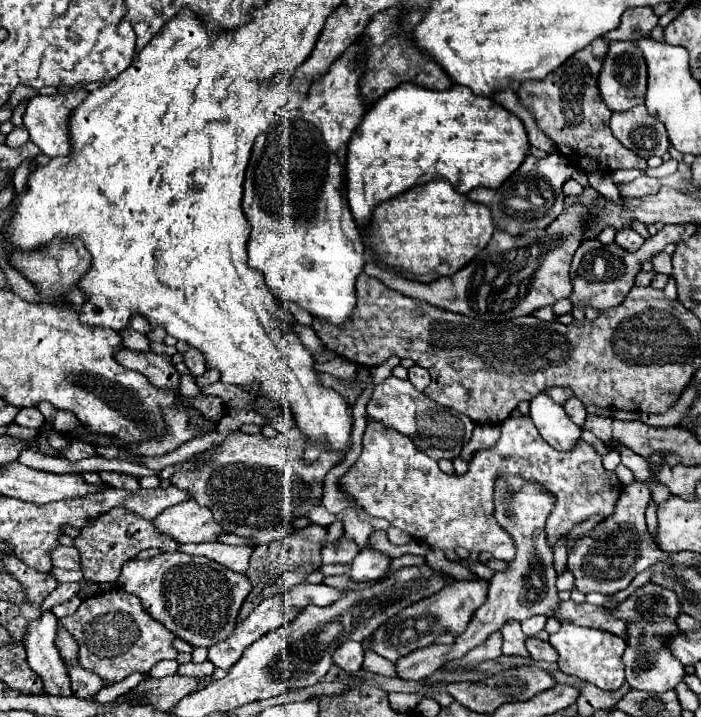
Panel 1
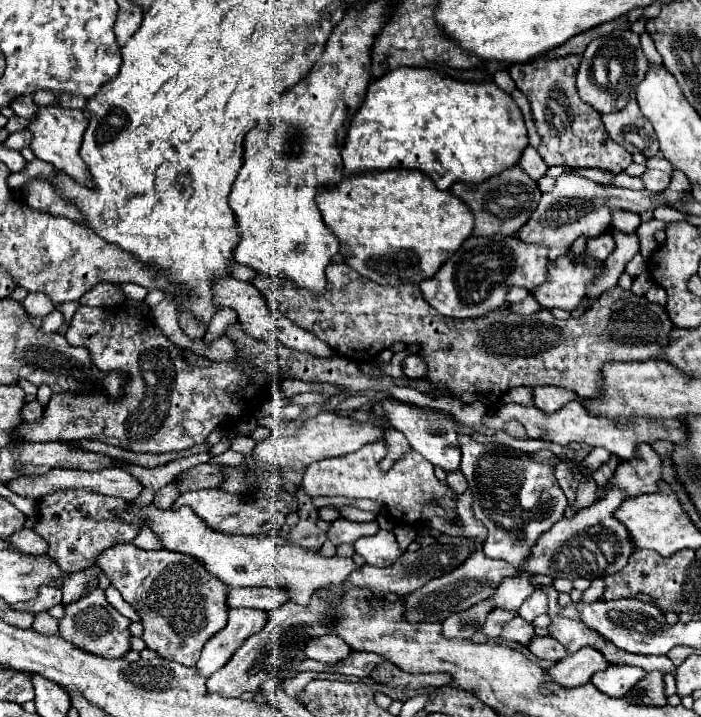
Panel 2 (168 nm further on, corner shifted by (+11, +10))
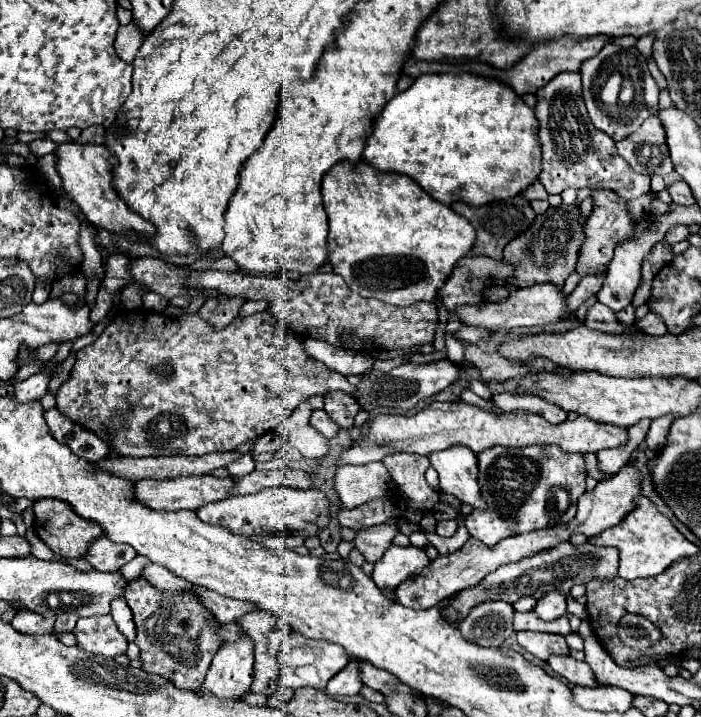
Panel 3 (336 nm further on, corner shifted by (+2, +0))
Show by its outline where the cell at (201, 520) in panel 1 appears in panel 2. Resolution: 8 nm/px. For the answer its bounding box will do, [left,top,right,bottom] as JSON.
[172,488,298,534]

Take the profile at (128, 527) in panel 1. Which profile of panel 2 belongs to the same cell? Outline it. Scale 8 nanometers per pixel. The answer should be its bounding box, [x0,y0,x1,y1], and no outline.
[34,490,138,572]

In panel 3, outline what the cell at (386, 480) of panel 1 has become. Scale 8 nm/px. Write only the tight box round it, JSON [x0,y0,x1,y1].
[335,462,391,508]

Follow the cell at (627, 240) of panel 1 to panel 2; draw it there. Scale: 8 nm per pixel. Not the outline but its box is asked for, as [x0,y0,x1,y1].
[586,232,616,260]

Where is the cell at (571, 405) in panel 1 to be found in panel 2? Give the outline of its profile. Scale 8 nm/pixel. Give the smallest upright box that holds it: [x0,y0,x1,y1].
[534,386,578,414]

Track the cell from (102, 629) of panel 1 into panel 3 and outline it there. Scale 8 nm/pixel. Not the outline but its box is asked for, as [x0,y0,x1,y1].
[73,616,127,658]

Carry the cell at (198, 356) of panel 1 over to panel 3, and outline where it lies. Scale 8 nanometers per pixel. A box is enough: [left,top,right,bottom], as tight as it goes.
[199,296,245,328]

